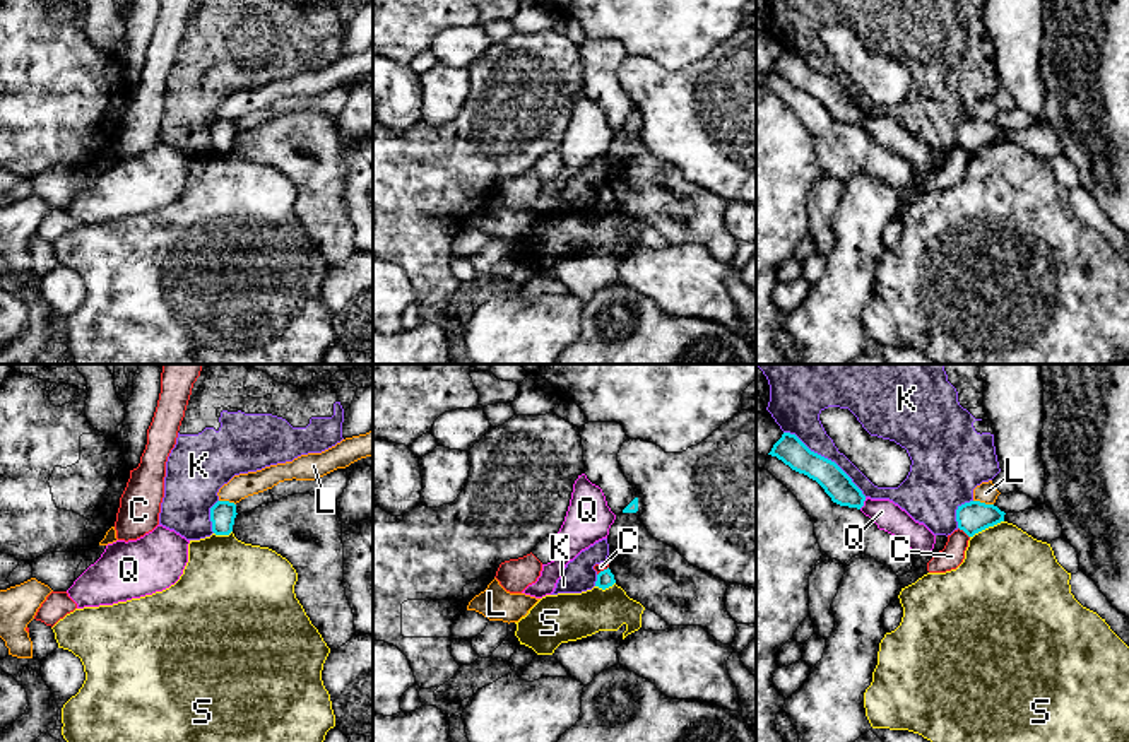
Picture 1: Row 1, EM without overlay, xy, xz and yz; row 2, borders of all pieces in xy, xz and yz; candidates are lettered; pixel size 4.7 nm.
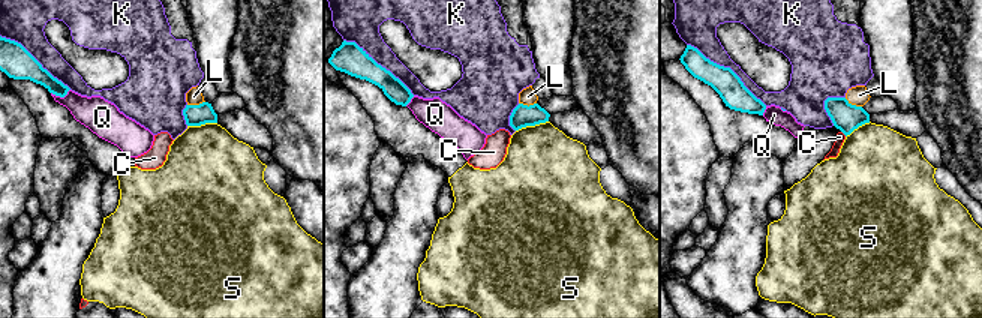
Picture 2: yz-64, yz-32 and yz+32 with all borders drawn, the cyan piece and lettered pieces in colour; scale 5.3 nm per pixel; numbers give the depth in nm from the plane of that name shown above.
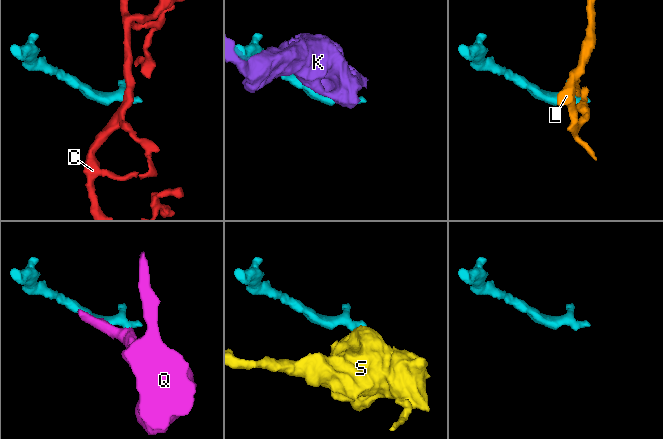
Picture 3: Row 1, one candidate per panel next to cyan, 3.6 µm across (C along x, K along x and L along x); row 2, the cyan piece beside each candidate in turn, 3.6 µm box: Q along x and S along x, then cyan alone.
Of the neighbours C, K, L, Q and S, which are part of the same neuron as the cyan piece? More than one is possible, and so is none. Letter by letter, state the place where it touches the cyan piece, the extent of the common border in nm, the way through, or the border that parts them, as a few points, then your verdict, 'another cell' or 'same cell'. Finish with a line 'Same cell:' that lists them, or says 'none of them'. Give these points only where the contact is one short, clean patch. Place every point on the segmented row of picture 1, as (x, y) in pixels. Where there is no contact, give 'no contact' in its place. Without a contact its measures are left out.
C: yz (963, 530) | 80 nm | along yz (958, 527), (969, 537) | another cell
K: yz (827, 459) | 500 nm | another cell
L: yz (984, 503) | 100 nm | another cell
Q: yz (863, 503) | 70 nm | another cell
S: yz (986, 527) | 180 nm | along yz (1003, 520), (970, 537) | another cell
Same cell: none of them

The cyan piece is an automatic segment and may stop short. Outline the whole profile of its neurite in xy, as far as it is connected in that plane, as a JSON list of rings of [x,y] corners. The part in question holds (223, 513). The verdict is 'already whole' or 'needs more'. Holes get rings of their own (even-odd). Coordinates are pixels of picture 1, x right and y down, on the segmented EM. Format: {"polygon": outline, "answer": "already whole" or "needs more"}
{"polygon": [[[217,501],[210,508],[212,532],[216,535],[229,535],[236,518],[236,504],[229,501]]], "answer": "already whole"}

